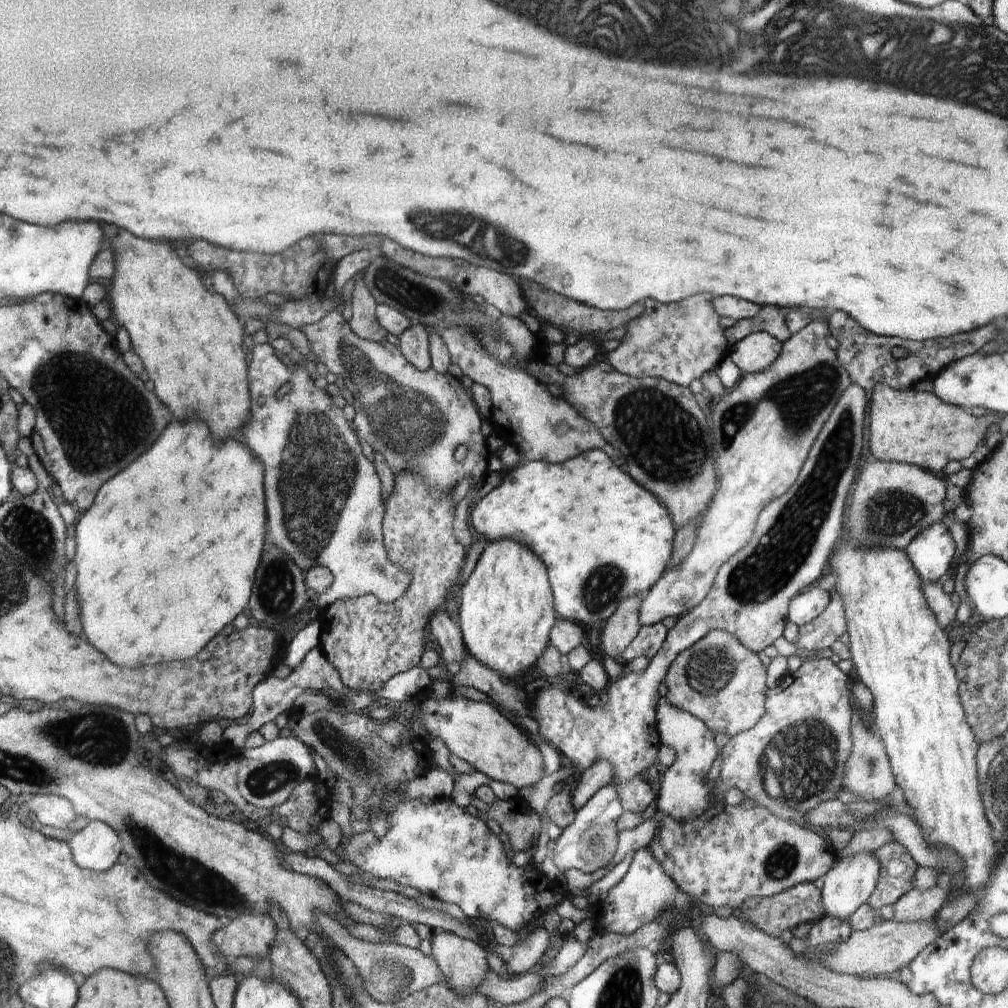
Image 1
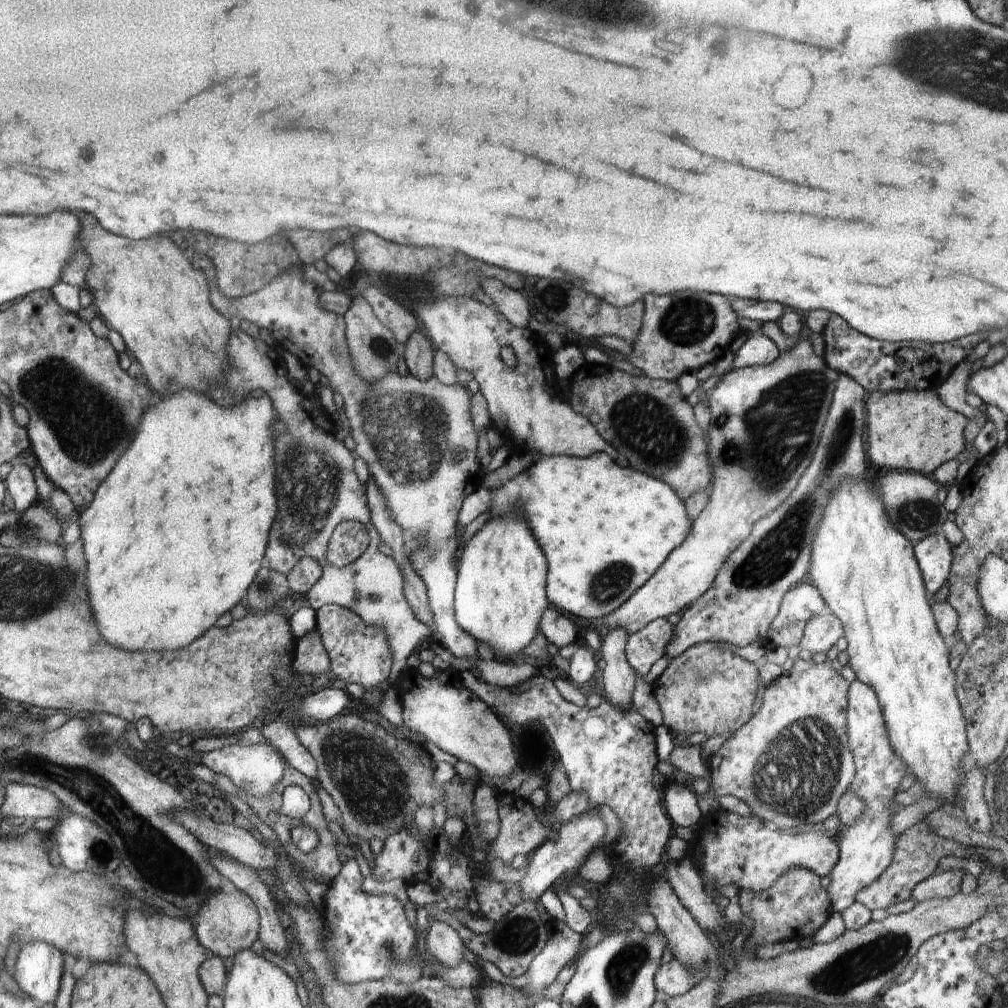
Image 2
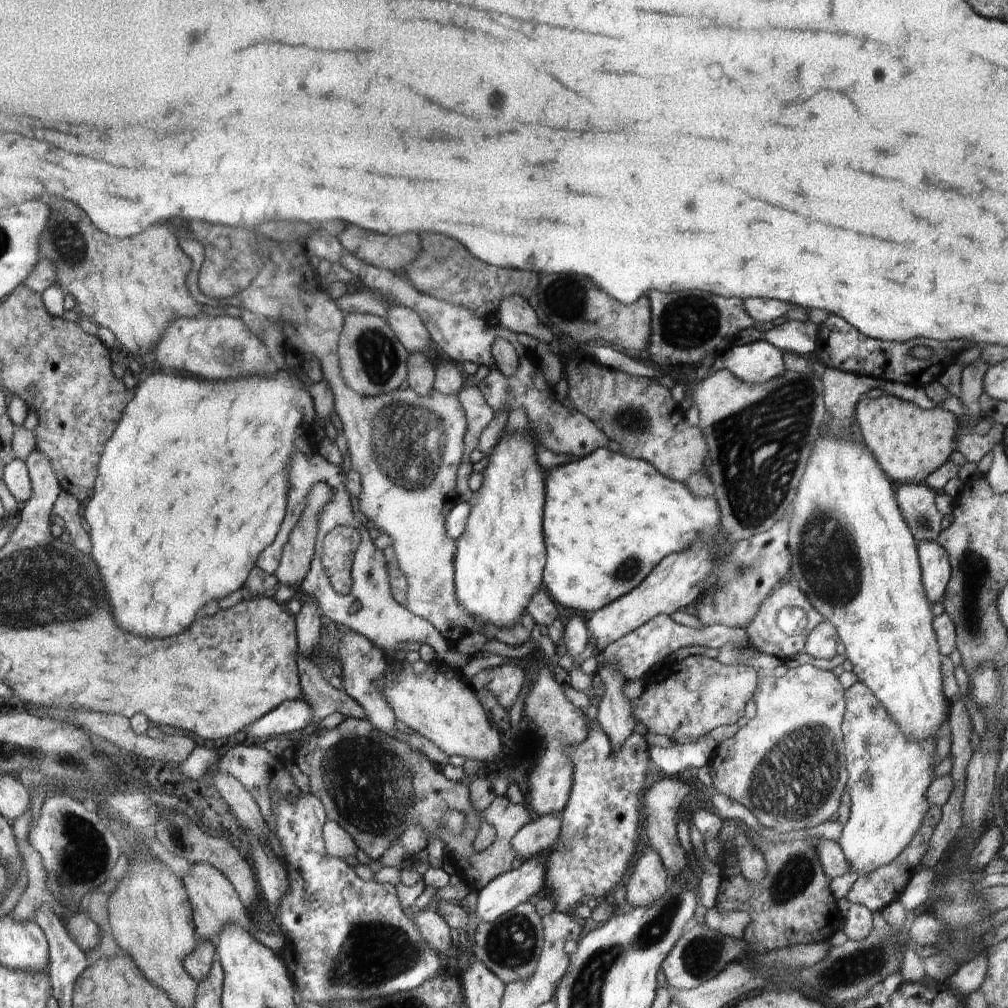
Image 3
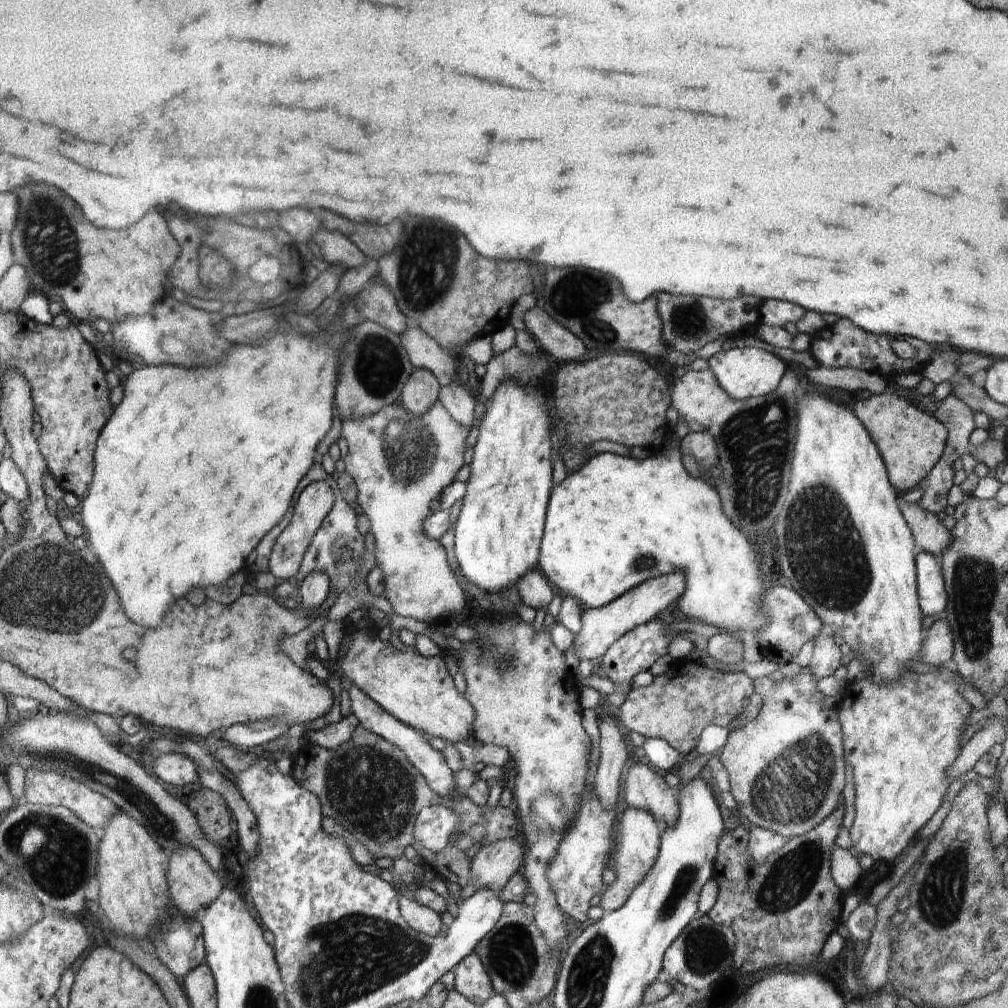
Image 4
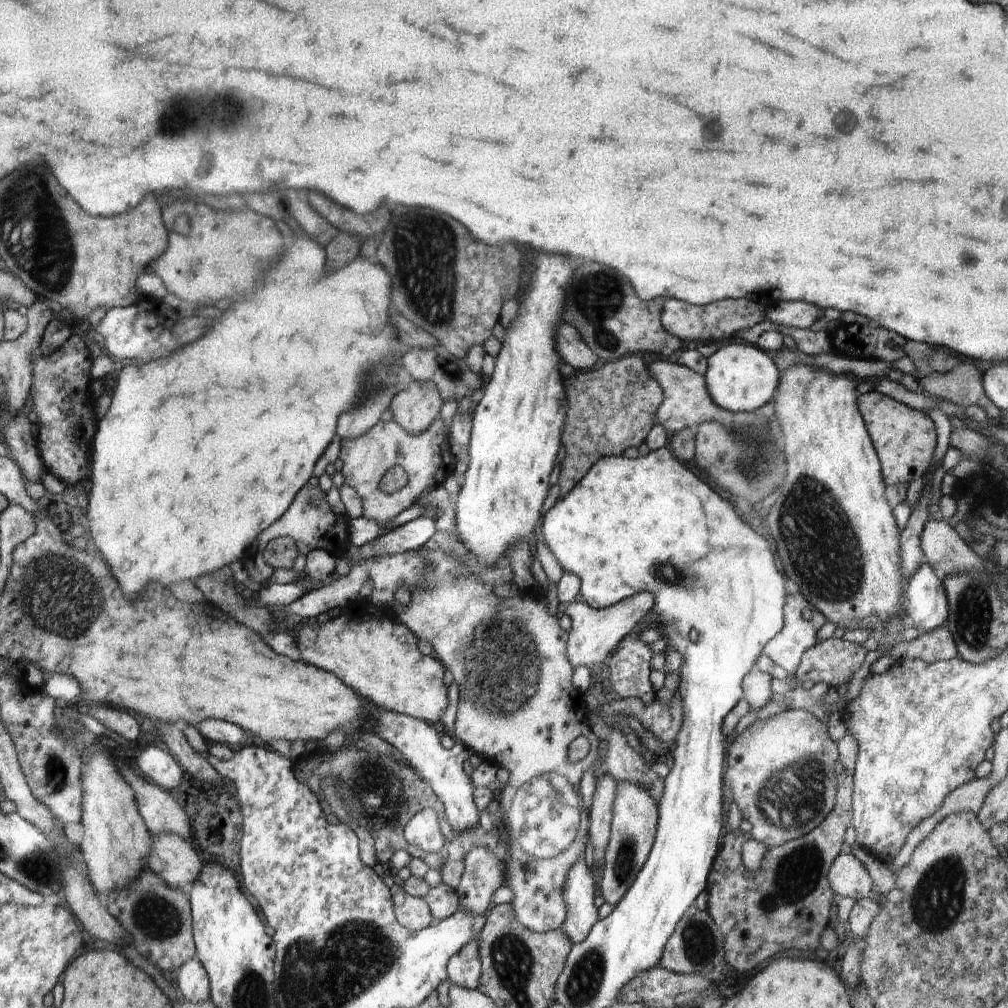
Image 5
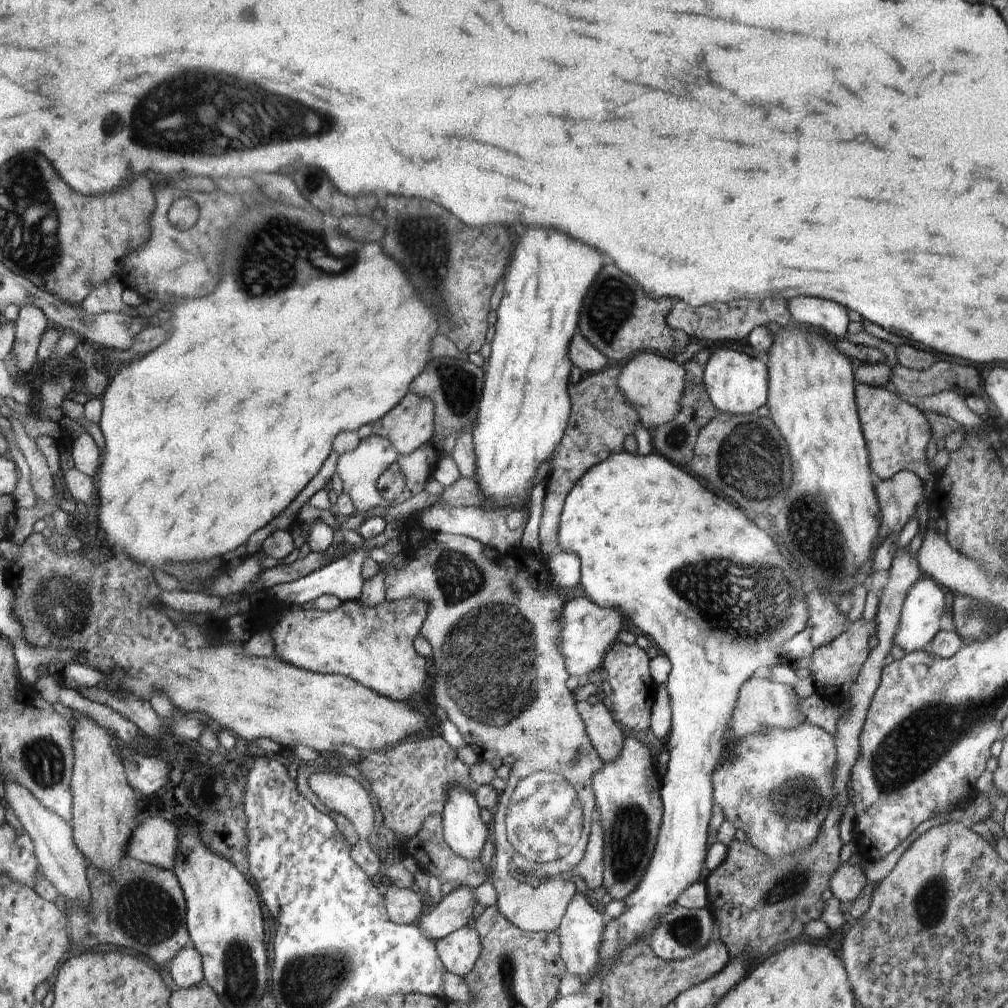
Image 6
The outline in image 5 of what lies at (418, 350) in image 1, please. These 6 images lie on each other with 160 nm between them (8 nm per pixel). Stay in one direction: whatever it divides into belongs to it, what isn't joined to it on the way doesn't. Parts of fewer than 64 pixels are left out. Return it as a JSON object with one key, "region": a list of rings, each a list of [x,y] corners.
{"region":[[[411,381],[390,401],[392,420],[400,423],[409,433],[423,433],[440,413],[442,394],[432,381]]]}

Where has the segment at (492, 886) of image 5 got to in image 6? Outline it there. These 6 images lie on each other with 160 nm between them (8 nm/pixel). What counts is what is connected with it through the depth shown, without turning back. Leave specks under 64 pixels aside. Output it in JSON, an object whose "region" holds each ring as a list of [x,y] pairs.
{"region":[[[458,885],[448,895],[443,896],[430,912],[426,912],[416,925],[436,940],[468,925],[477,903],[473,890],[472,887]]]}

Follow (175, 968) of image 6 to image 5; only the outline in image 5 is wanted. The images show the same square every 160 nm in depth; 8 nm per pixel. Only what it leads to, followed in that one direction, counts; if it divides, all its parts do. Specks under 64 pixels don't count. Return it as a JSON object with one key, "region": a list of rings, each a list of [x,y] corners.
{"region":[[[198,958],[185,962],[178,972],[178,988],[183,999],[193,1003],[205,1003],[211,1000],[211,988],[207,972]]]}

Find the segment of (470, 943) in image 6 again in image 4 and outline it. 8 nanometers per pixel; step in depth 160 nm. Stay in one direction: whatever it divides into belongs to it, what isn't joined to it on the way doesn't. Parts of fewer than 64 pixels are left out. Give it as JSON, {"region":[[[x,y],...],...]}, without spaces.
{"region":[[[472,952],[468,957],[465,957],[454,968],[454,974],[454,989],[470,1002],[483,1005],[490,997],[494,996],[492,978],[476,953]]]}

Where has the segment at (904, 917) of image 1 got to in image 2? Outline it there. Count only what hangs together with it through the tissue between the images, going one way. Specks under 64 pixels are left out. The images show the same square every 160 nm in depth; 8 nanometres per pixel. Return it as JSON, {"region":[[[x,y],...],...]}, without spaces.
{"region":[[[936,870],[927,880],[920,882],[912,890],[912,900],[915,903],[929,900],[930,898],[950,898],[961,891],[962,877],[966,870]]]}

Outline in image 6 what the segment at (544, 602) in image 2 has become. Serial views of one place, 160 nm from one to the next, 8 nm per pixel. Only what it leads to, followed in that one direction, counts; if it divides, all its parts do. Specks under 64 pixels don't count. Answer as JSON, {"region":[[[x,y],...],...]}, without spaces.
{"region":[[[528,228],[526,236],[518,242],[518,254],[514,254],[514,266],[506,274],[504,297],[496,310],[491,355],[484,368],[486,398],[481,397],[482,406],[471,427],[476,455],[475,481],[488,504],[482,508],[504,509],[524,504],[532,490],[536,468],[554,454],[568,430],[572,416],[572,398],[568,398],[572,362],[568,358],[568,344],[578,328],[582,298],[600,268],[602,260],[594,248],[556,230]]]}

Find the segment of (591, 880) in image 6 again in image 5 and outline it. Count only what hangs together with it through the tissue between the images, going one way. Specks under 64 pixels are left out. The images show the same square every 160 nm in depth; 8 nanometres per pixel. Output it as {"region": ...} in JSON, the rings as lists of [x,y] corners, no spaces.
{"region":[[[606,768],[603,769],[604,773],[600,773],[596,778],[593,803],[588,816],[588,837],[594,844],[594,857],[597,860],[595,865],[601,865],[605,855],[611,835],[613,802],[617,795],[617,781],[606,772]]]}

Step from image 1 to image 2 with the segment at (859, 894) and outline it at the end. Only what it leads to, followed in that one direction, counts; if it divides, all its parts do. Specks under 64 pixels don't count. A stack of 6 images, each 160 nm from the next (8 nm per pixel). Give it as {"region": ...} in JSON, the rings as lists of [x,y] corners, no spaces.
{"region":[[[856,680],[849,684],[847,698],[846,734],[855,764],[850,787],[854,795],[864,802],[864,812],[839,838],[839,860],[830,874],[832,880],[826,889],[832,900],[832,911],[840,914],[855,902],[854,898],[862,888],[870,886],[892,864],[896,846],[896,836],[890,832],[890,818],[896,814],[892,812],[892,806],[896,804],[894,798],[900,782],[908,772],[906,764],[894,752],[888,740],[882,710],[874,690]]]}

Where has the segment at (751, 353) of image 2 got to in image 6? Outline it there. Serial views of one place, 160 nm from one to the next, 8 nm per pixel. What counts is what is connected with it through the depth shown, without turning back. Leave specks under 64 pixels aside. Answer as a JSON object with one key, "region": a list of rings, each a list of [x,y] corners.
{"region":[[[725,347],[712,351],[703,368],[703,379],[709,399],[719,412],[732,415],[749,415],[766,404],[769,392],[769,368],[758,358],[752,358],[740,350]]]}

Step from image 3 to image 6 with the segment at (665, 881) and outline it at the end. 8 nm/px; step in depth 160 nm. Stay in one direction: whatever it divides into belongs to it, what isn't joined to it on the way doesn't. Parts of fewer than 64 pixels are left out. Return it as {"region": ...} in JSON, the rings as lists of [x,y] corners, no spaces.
{"region":[[[626,737],[625,748],[617,761],[603,768],[593,777],[593,790],[597,800],[597,812],[604,829],[603,886],[615,901],[624,901],[641,882],[645,870],[649,868],[653,850],[657,846],[656,836],[660,818],[664,818],[664,800],[660,800],[663,776],[658,774],[652,756],[644,744],[636,738]]]}

